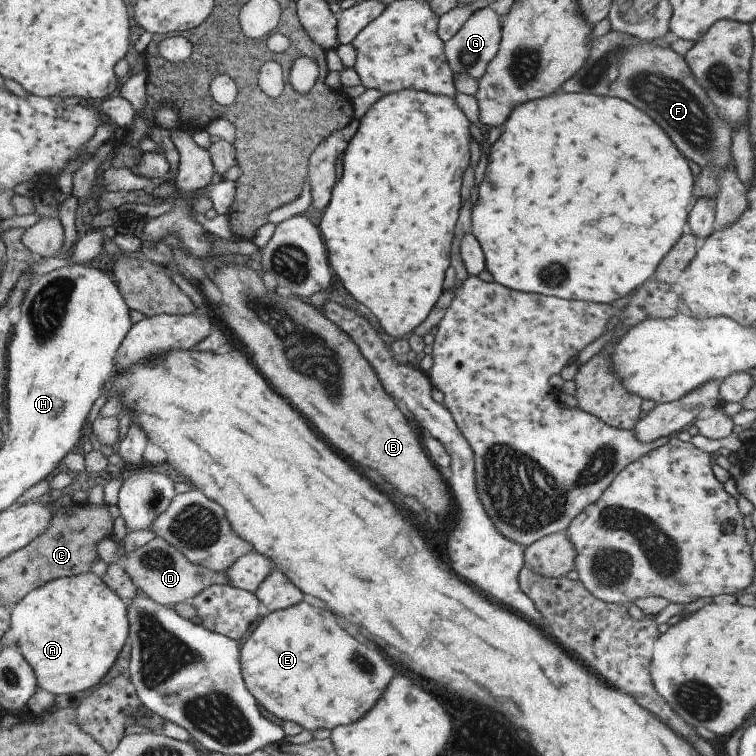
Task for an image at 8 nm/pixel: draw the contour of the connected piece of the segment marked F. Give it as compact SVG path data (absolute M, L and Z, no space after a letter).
M635 42L629 48L625 48L620 72L617 82L613 82L611 86L613 96L637 104L641 112L653 116L653 120L657 120L657 124L661 124L661 128L665 128L665 132L673 136L673 144L677 144L685 158L693 160L701 170L711 168L719 174L713 228L719 230L723 226L733 224L749 206L749 202L745 198L745 188L741 186L734 170L731 155L732 130L725 120L717 116L715 106L705 96L705 88L697 84L695 76L685 64L684 57L670 48Z

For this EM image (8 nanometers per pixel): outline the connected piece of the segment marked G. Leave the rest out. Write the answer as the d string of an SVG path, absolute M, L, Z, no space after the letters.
M481 8L470 15L463 26L446 42L445 50L454 74L471 74L478 81L485 76L493 58L500 52L503 17L493 8Z

